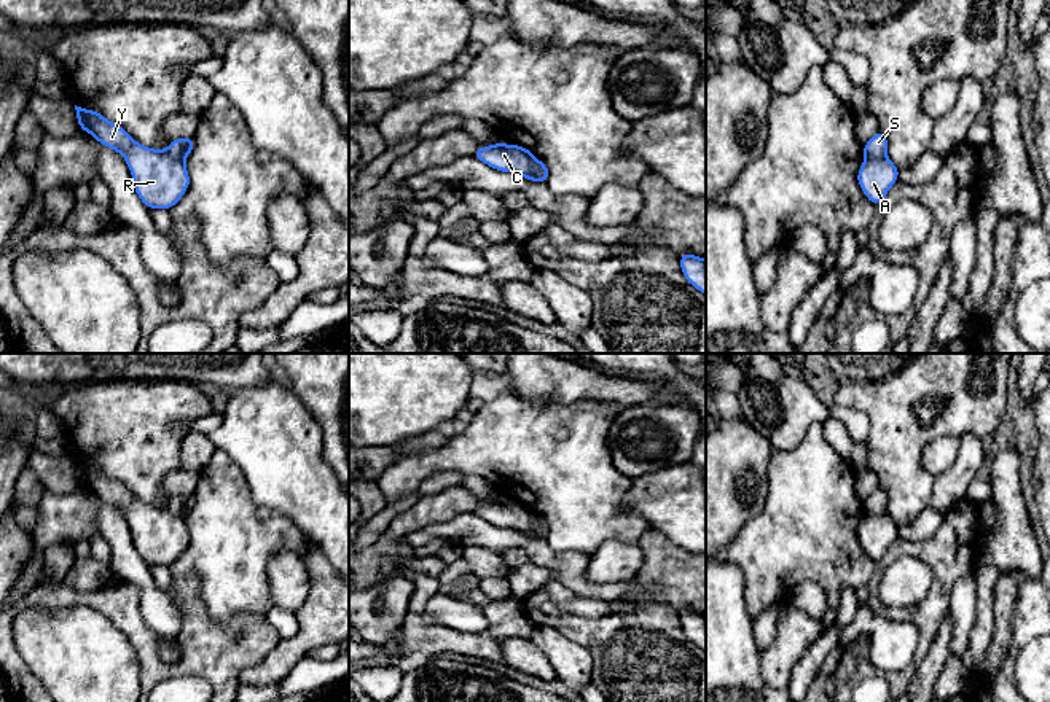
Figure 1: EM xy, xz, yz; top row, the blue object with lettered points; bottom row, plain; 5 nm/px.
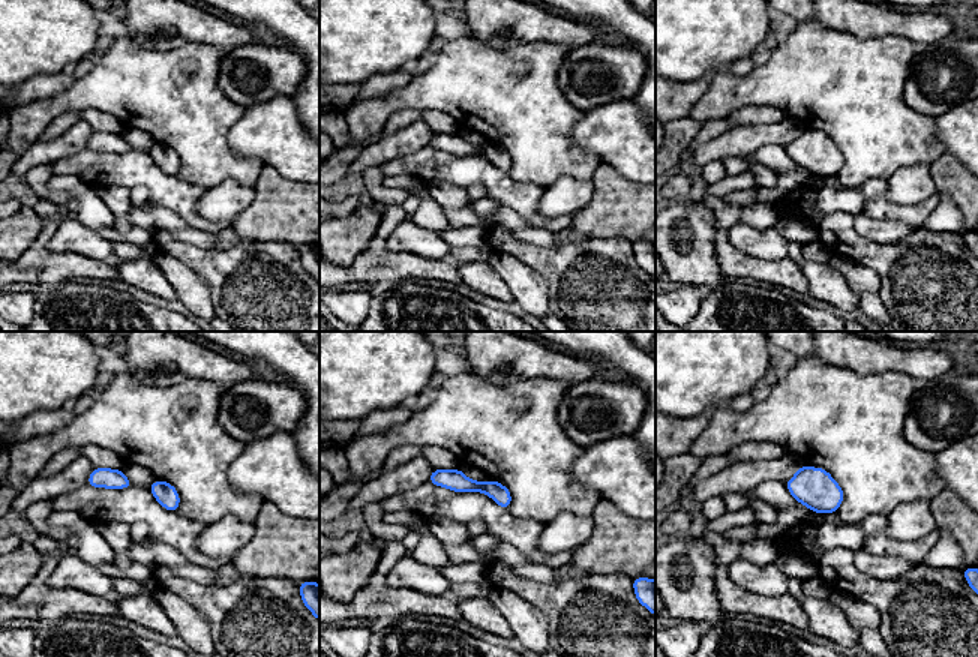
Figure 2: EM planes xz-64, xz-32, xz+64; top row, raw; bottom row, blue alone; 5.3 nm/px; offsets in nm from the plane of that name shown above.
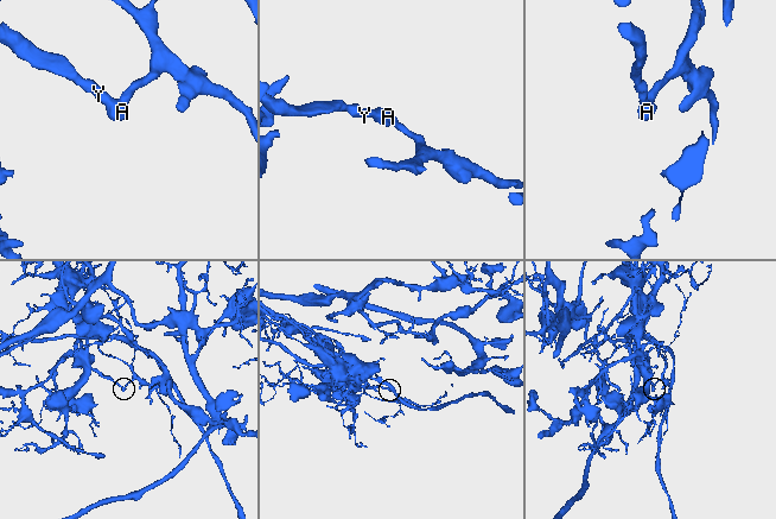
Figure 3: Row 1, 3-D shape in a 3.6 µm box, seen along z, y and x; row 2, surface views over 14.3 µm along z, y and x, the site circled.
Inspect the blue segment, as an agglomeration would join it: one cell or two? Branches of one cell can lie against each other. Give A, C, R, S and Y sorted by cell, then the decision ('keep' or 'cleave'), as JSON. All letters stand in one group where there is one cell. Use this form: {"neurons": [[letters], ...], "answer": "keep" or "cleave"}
{"neurons": [["A", "C", "R", "Y"], ["S"]], "answer": "cleave"}

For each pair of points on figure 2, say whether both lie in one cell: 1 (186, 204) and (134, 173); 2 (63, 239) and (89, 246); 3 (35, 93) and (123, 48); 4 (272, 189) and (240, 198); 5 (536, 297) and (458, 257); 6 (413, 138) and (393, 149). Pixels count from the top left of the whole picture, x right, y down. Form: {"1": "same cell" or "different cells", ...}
{"1": "same cell", "2": "same cell", "3": "different cells", "4": "different cells", "5": "different cells", "6": "same cell"}

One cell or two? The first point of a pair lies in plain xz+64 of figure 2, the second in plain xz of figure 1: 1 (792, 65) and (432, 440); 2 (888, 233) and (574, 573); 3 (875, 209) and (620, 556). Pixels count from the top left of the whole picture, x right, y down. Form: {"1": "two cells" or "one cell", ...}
{"1": "two cells", "2": "two cells", "3": "two cells"}

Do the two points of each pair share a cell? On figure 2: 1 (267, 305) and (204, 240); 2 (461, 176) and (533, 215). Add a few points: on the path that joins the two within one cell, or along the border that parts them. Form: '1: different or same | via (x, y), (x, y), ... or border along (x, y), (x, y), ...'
1: different | border along (176, 239), (210, 249)
2: same | via (479, 176), (489, 176), (515, 197)

